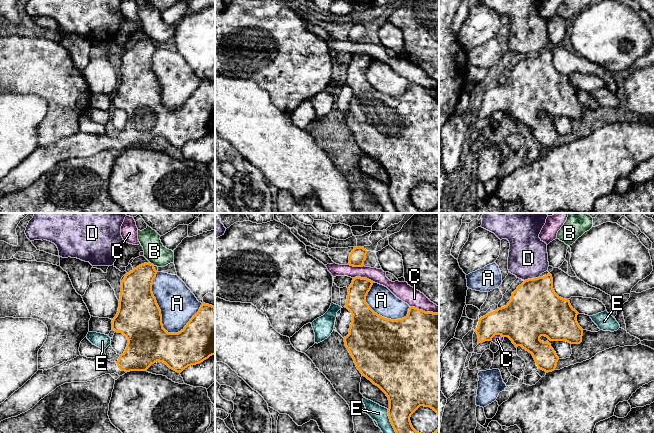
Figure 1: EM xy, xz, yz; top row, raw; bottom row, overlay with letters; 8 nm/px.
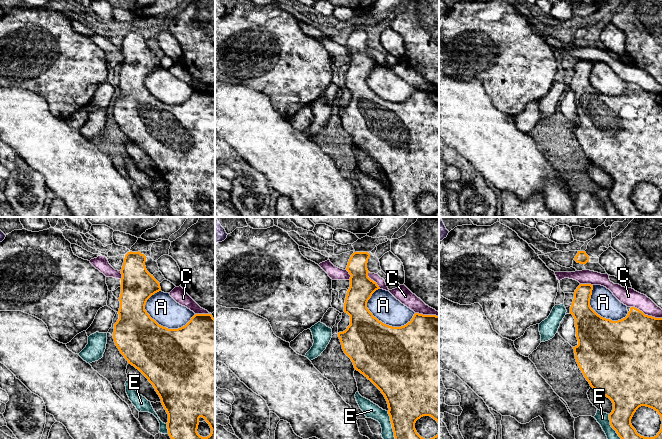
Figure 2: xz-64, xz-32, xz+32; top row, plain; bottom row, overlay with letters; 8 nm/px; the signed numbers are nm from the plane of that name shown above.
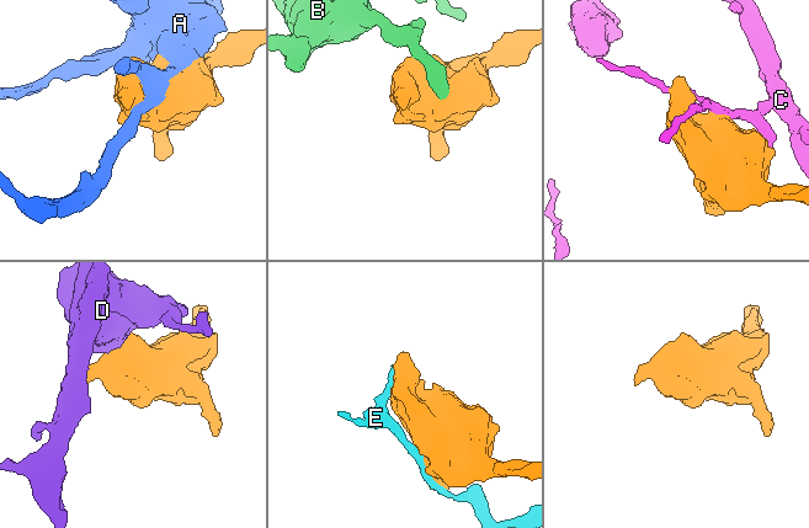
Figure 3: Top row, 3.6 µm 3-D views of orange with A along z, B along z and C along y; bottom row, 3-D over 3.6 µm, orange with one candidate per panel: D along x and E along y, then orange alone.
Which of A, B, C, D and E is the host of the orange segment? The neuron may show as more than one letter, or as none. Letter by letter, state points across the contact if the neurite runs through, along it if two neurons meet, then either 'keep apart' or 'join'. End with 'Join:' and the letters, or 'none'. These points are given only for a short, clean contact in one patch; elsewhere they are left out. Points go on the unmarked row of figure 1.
A: keep apart
B: keep apart
C: keep apart
D: along yz (538, 52), (524, 57) | keep apart
E: keep apart
Join: none

